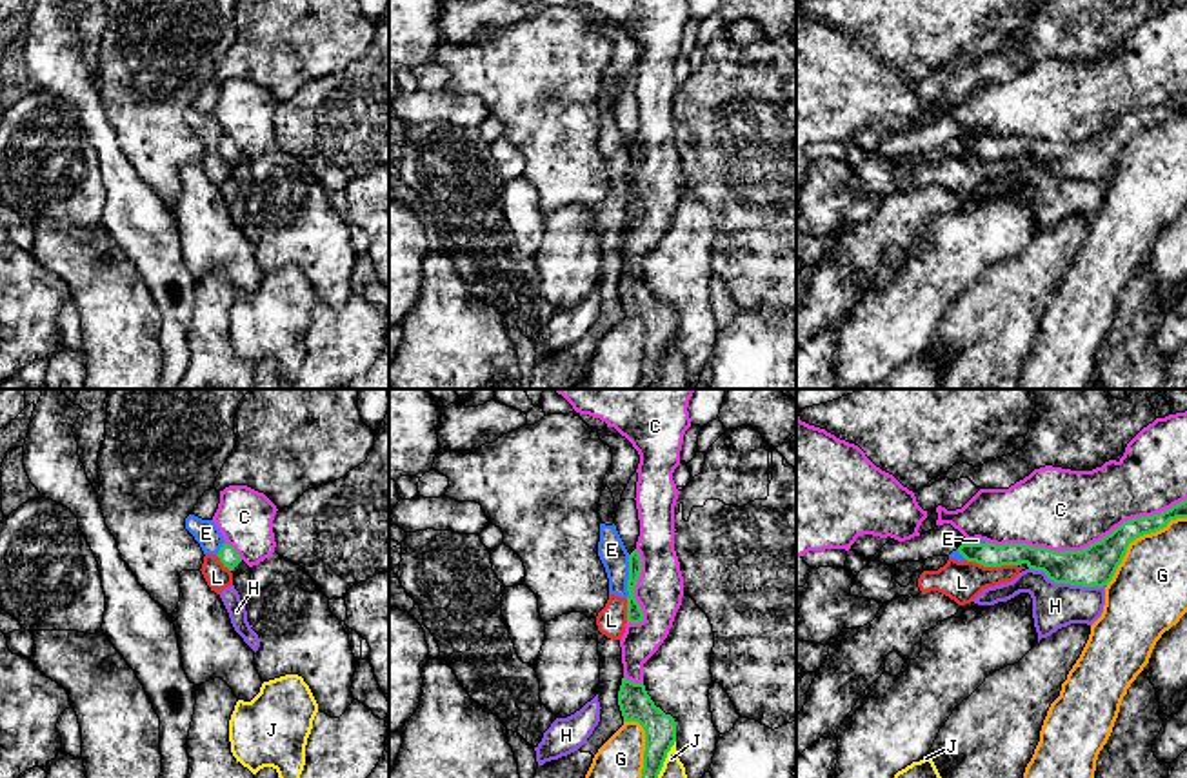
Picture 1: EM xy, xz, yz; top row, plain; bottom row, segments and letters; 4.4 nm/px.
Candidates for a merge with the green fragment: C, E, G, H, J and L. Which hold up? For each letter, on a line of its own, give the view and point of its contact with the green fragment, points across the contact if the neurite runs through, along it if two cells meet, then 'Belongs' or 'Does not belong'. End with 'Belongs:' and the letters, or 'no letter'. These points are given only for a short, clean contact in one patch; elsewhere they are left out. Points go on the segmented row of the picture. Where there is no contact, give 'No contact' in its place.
C: Touches green at yz (1086, 548). Does not belong
E: Touches green at xz (629, 577). Boundary: xz (629, 555), (626, 597). Does not belong
G: Touches green at yz (1137, 537). Does not belong
H: Touches green at yz (1067, 582). Does not belong
J: Touches green at xz (666, 757). Does not belong
L: Touches green at yz (991, 566). Boundary: yz (966, 558), (984, 566), (1017, 566). Does not belong
Belongs: no letter

